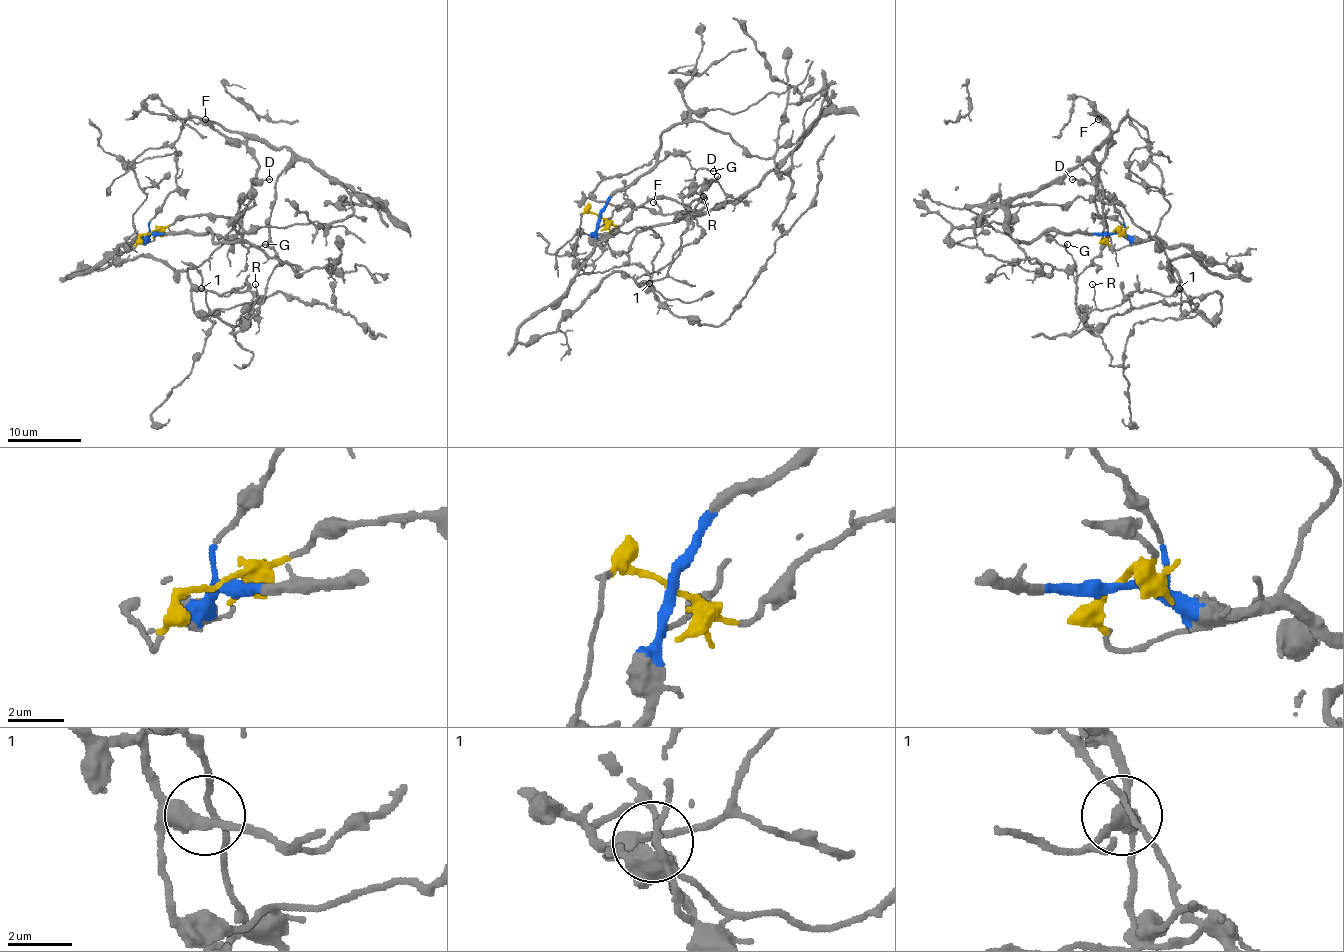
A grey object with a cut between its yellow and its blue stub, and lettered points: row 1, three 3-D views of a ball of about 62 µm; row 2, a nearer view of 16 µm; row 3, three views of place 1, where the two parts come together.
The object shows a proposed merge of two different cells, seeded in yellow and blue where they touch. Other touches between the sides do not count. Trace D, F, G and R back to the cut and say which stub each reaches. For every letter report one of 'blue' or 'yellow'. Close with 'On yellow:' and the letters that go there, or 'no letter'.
D: yellow
F: yellow
G: blue
R: blue
On yellow: D, F

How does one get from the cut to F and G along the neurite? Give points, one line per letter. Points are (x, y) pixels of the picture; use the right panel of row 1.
F: (1112, 232), (1121, 225), (1093, 215), (1099, 217), (1097, 173), (1110, 143), (1110, 130), (1097, 119)
G: (1112, 234), (1069, 232), (1051, 236), (1064, 247), (1068, 243)

